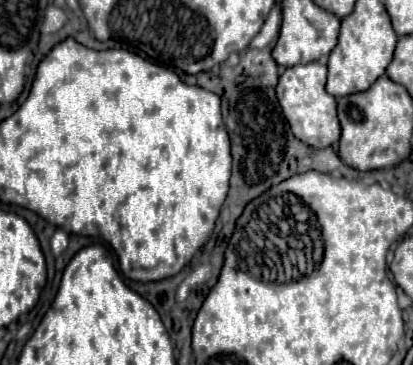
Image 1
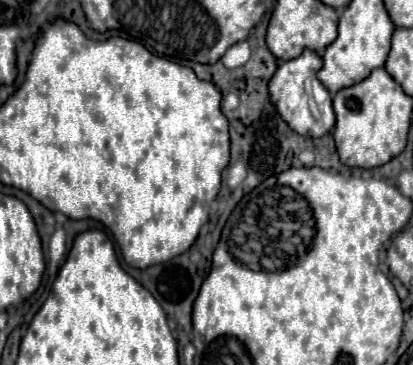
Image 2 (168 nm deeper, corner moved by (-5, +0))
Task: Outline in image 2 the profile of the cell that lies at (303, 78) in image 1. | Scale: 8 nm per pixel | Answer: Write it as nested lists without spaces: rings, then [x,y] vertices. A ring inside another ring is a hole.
[[[306,49],[300,57],[282,63],[268,85],[272,103],[276,105],[278,113],[284,117],[284,121],[288,121],[292,131],[306,137],[324,137],[336,125],[332,95],[328,93],[328,89],[324,89],[324,85],[318,79],[318,71],[322,69],[322,65],[324,65],[322,57]]]

